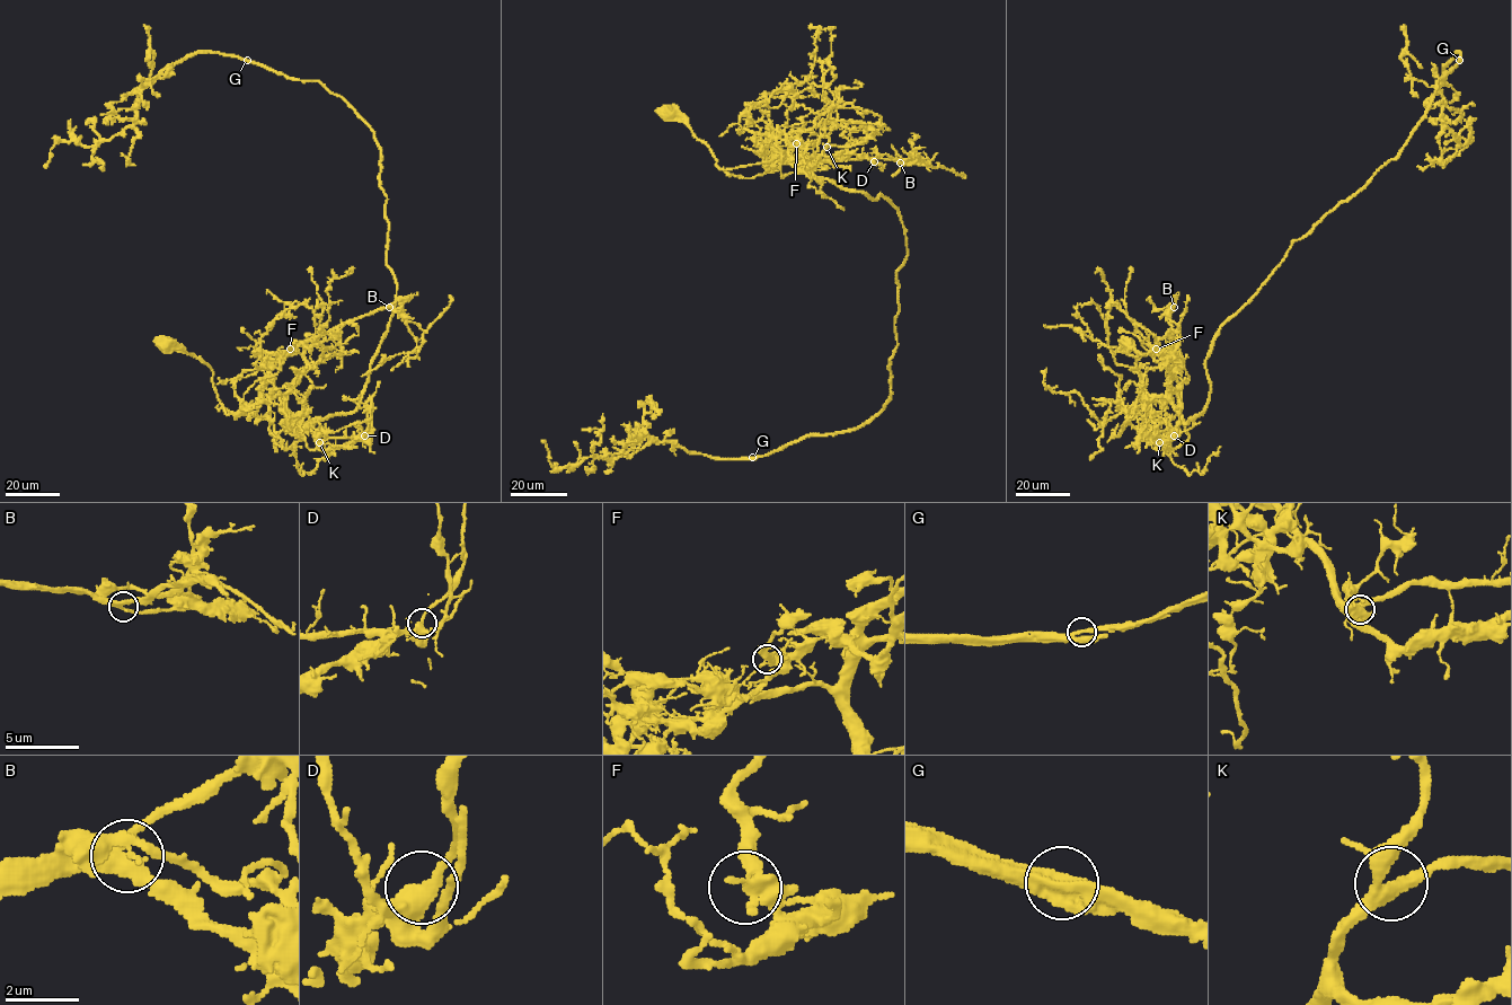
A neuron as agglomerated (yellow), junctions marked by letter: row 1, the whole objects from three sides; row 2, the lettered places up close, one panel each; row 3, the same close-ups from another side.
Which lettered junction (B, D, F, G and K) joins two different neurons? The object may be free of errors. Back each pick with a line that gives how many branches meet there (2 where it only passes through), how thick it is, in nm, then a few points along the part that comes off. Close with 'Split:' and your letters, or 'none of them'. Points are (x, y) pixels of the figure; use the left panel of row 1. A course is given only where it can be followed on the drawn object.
Split: none of them

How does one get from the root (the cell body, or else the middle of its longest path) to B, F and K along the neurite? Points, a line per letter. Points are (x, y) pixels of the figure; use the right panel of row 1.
B: (1123, 344), (1150, 354), (1177, 384), (1181, 408), (1164, 437), (1147, 395), (1167, 397), (1181, 367), (1174, 307)
F: (1123, 344), (1177, 384), (1181, 408), (1164, 437), (1147, 395), (1168, 396), (1181, 354), (1166, 361), (1156, 349)
K: (1123, 344), (1177, 384), (1181, 408), (1166, 446), (1188, 437), (1181, 422), (1159, 442)

